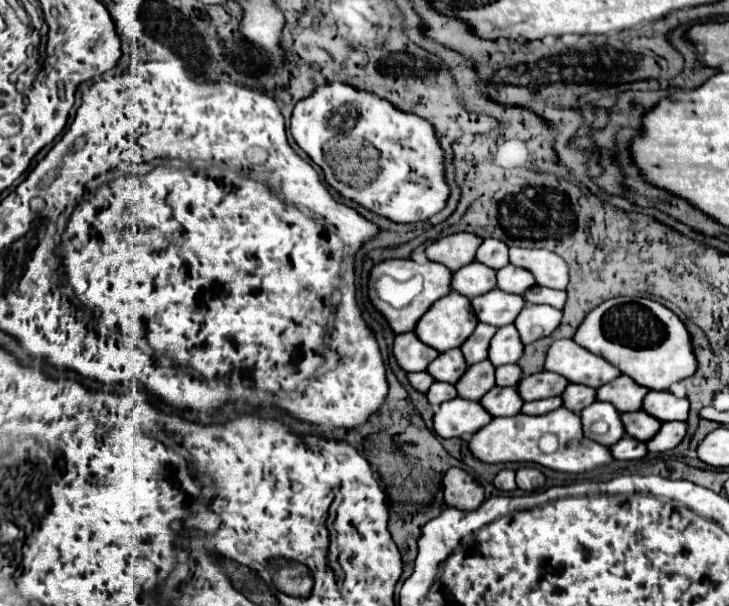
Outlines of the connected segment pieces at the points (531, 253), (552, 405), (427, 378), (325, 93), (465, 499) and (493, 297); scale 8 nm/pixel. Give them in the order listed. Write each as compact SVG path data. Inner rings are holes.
M510 248L510 264L530 270L536 276L540 286L566 290L570 282L568 264L562 256L552 250L528 250L528 248Z
M560 396L554 398L544 398L544 400L534 400L534 402L526 402L522 406L524 414L532 414L532 416L540 416L540 414L548 414L556 408L560 408L564 404L564 400Z
M426 370L424 372L416 372L416 374L408 374L408 380L420 392L426 392L430 388L430 384L434 382L434 378Z
M330 82L330 84L322 84L322 86L318 86L310 96L306 96L306 98L302 98L296 106L294 106L294 112L292 112L292 122L290 122L290 132L292 132L292 136L294 136L294 140L296 140L296 144L326 172L326 180L328 180L328 184L330 186L334 186L342 196L346 196L346 198L350 198L350 200L354 200L354 202L358 202L358 204L362 204L362 206L366 206L368 210L372 210L372 212L376 212L376 214L382 214L382 216L386 216L386 218L390 218L390 220L394 220L394 222L402 222L402 224L406 224L406 222L418 222L418 220L428 220L430 216L434 216L434 214L438 214L444 206L440 206L440 202L444 200L444 196L446 196L446 192L448 192L448 198L450 198L450 186L446 184L446 166L444 166L444 162L446 162L446 154L444 154L444 148L442 148L442 144L440 144L440 138L438 138L438 134L436 134L436 130L434 130L434 124L430 122L430 120L426 120L426 118L422 118L422 116L418 116L418 114L412 114L412 112L404 112L404 110L400 110L398 106L394 106L394 104L390 104L388 100L384 100L384 98L380 98L380 96L376 96L374 92L368 92L368 90L360 90L360 88L354 88L354 86L350 86L350 84L346 84L346 82ZM412 172L416 172L418 176L422 176L424 180L422 182L412 182ZM418 202L438 202L438 206L416 206Z
M450 468L444 476L444 500L464 510L478 508L484 502L484 486L466 470Z
M496 288L492 292L476 296L472 300L472 306L480 322L500 328L516 320L520 310L526 306L526 300L520 294L510 294Z

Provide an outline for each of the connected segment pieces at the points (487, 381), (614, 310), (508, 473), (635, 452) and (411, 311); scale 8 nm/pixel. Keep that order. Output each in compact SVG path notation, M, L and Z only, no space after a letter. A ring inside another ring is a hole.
M482 360L478 364L468 366L464 376L456 382L458 396L466 400L480 400L496 384L494 372L496 366L490 360Z
M612 298L588 312L574 340L604 356L610 364L650 390L668 390L670 384L690 378L698 370L692 336L686 324L666 306L650 298Z
M500 470L500 474L494 478L494 486L498 490L504 490L504 492L510 492L510 490L516 490L516 472L514 470Z
M624 436L610 450L612 450L616 460L638 460L638 458L644 458L648 454L646 444L640 442L640 440L634 440L630 436Z
M384 260L376 264L370 272L368 282L368 298L370 301L370 289L372 291L372 302L384 301L384 306L376 306L386 320L390 322L392 330L396 334L414 330L418 320L426 314L426 310L440 298L448 296L452 292L452 270L438 262L424 262L418 264L414 260Z

